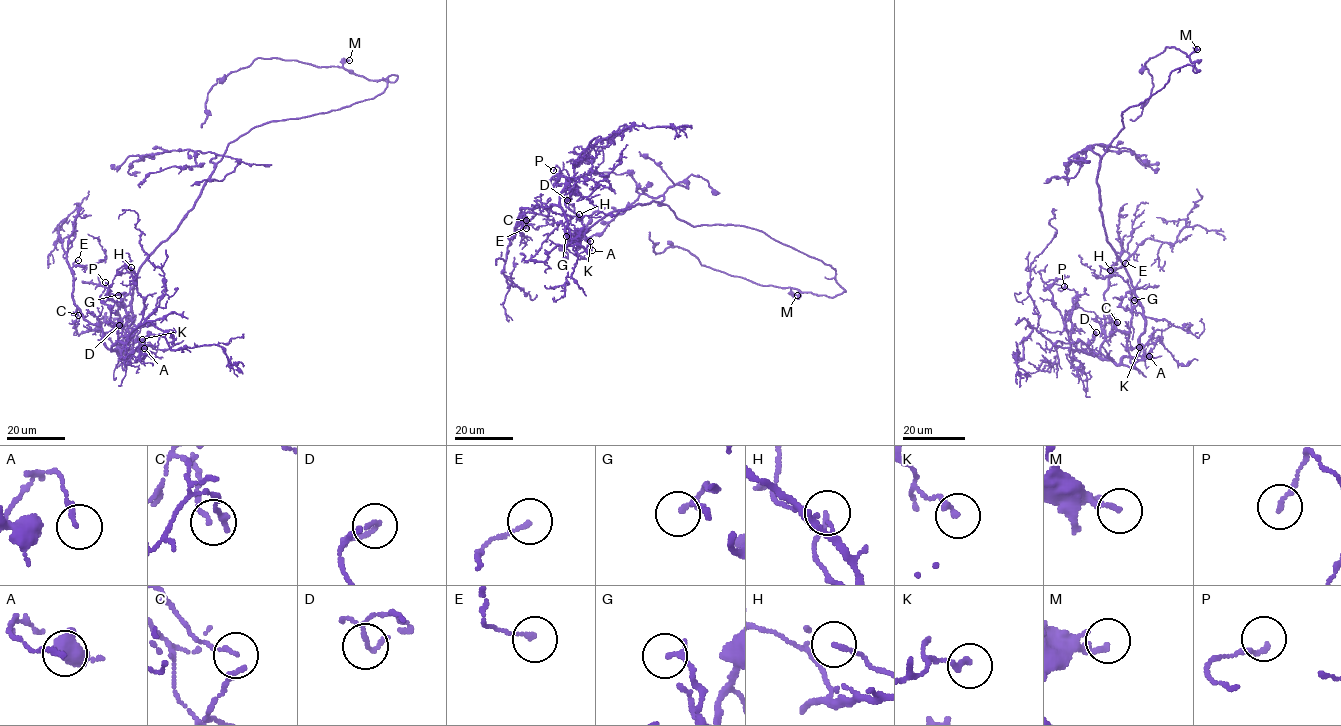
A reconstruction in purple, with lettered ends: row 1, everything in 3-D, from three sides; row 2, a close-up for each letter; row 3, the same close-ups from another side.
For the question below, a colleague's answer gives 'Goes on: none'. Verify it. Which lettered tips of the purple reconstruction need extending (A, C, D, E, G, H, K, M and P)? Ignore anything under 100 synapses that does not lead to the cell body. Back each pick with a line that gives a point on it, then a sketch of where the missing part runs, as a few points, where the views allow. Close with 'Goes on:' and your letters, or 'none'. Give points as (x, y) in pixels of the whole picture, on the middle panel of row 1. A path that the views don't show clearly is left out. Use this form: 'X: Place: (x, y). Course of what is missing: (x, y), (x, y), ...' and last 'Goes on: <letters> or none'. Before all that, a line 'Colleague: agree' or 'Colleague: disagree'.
Colleague: agree
Goes on: none

